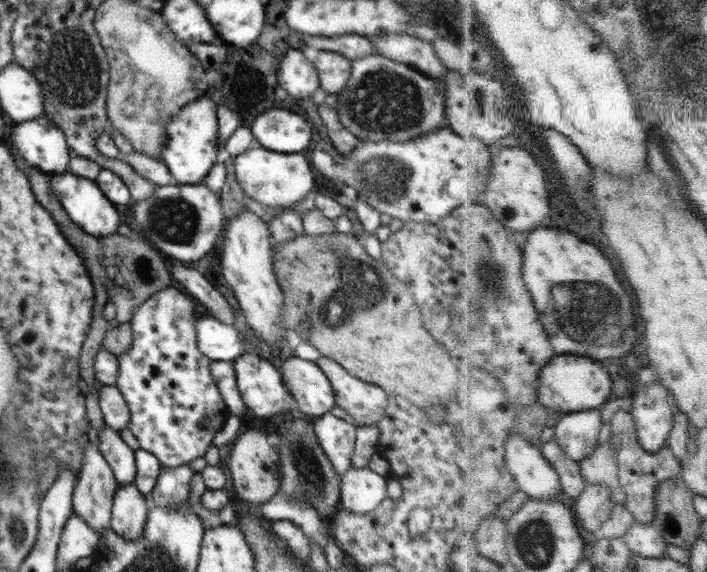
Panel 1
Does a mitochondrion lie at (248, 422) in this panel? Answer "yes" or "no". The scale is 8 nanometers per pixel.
no

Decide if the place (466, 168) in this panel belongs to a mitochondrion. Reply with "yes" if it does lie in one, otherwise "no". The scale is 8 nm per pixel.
no

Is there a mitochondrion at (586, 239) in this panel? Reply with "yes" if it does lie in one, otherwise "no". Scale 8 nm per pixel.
no

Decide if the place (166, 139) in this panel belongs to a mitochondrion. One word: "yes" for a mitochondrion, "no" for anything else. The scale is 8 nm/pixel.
no

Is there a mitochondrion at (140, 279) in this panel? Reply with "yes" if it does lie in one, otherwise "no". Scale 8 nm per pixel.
yes

